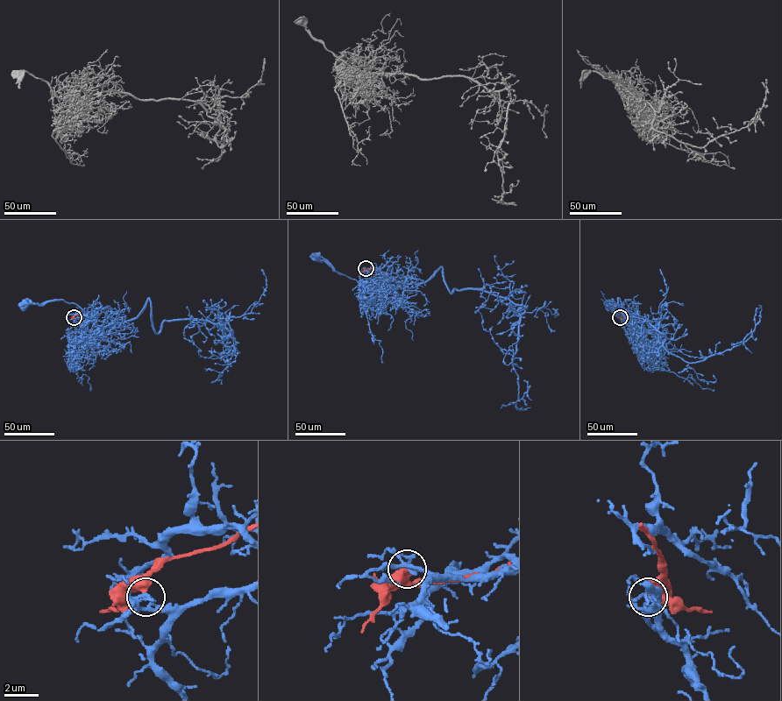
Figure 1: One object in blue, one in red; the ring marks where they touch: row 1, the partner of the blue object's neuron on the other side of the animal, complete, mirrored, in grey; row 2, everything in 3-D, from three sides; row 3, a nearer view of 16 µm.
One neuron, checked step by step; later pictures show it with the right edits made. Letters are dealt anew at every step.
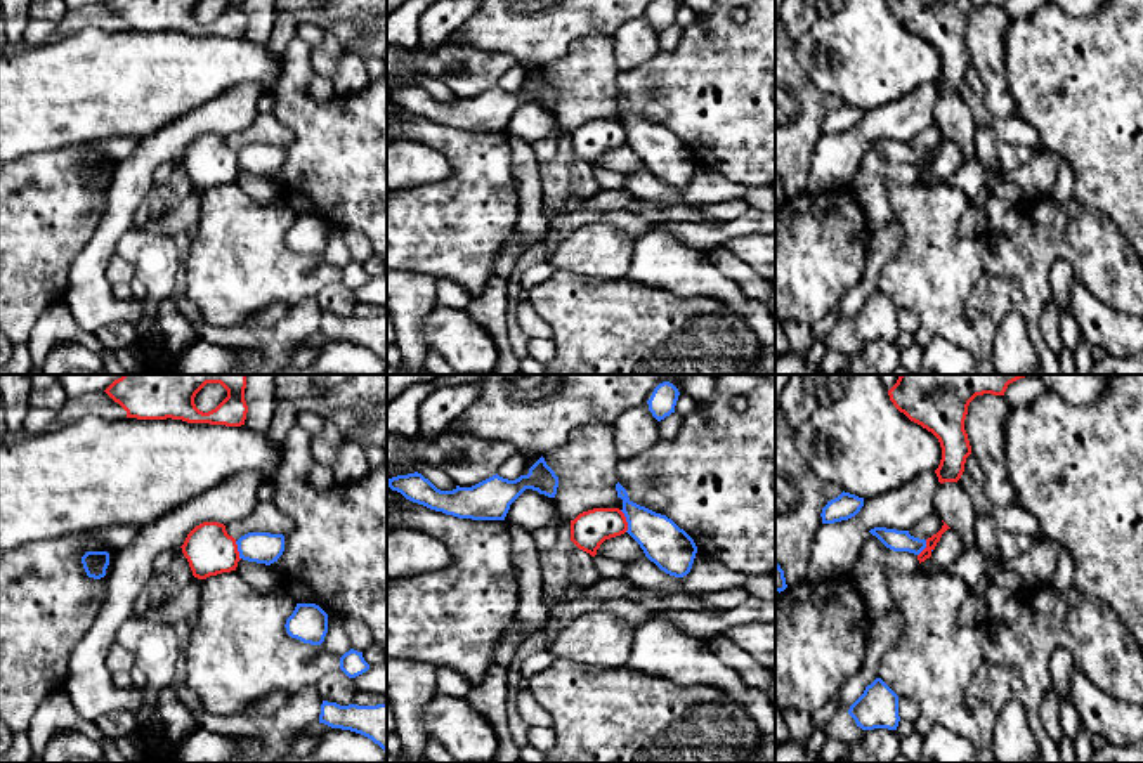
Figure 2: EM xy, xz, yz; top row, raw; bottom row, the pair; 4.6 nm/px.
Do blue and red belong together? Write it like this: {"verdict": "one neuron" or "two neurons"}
{"verdict": "two neurons"}

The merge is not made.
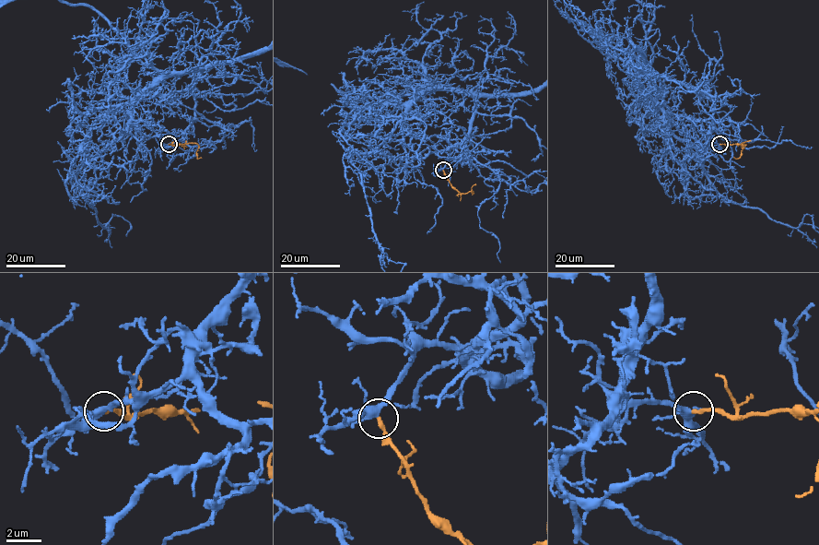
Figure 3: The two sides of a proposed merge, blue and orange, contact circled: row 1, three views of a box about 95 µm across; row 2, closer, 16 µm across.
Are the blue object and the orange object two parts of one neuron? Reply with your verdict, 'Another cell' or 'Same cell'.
Same cell

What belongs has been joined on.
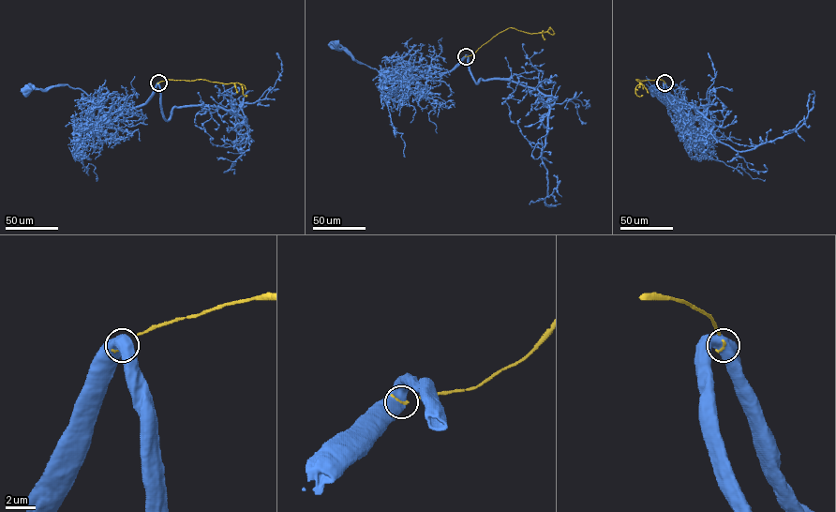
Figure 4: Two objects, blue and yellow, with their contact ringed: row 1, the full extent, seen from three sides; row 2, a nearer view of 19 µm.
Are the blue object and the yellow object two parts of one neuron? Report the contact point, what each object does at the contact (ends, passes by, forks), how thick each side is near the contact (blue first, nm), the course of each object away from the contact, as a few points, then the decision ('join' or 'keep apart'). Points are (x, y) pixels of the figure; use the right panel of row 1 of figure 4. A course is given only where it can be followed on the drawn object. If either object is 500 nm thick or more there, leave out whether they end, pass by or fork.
place (664, 82); calibres 600 and 200 nm; course blue (664, 82), (668, 92), (680, 106), (679, 112), (683, 88), (673, 84), (665, 90), (655, 89); course yellow (664, 82), (662, 80), (636, 80), (641, 83), (635, 87), (635, 93), (643, 95); keep apart

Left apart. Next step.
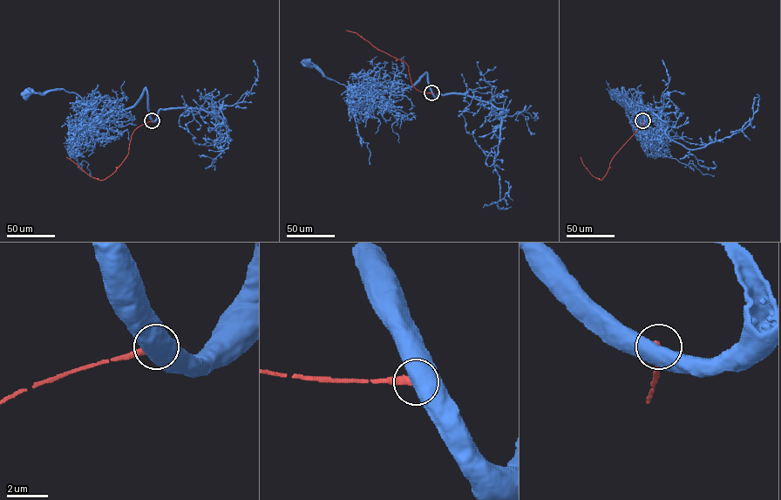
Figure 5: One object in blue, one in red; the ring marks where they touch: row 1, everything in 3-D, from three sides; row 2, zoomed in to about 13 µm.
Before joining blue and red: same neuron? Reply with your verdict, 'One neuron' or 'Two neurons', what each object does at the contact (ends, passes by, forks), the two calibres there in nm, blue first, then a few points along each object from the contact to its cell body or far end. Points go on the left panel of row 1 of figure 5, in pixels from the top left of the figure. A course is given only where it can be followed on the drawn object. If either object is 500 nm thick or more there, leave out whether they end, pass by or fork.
Two neurons. Thickness 750 nm (blue) against 360 nm. Course of blue: (152, 120), (146, 87), (132, 106), (105, 114), (97, 113), (76, 93), (63, 89), (27, 92). Course of red: (152, 120), (134, 130), (127, 155), (115, 171), (103, 180), (91, 176), (66, 157)

